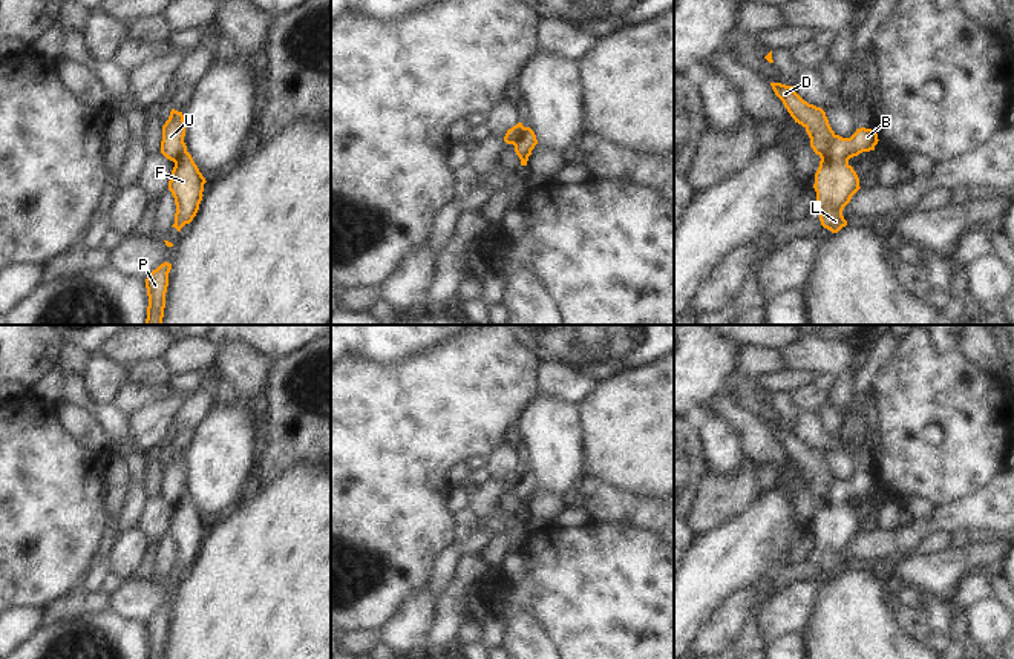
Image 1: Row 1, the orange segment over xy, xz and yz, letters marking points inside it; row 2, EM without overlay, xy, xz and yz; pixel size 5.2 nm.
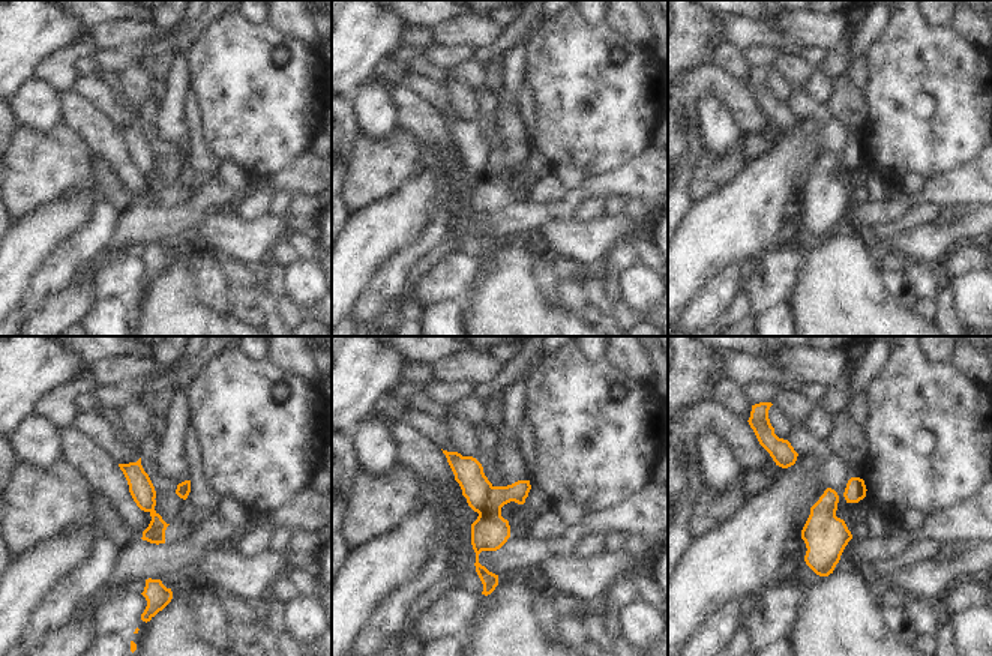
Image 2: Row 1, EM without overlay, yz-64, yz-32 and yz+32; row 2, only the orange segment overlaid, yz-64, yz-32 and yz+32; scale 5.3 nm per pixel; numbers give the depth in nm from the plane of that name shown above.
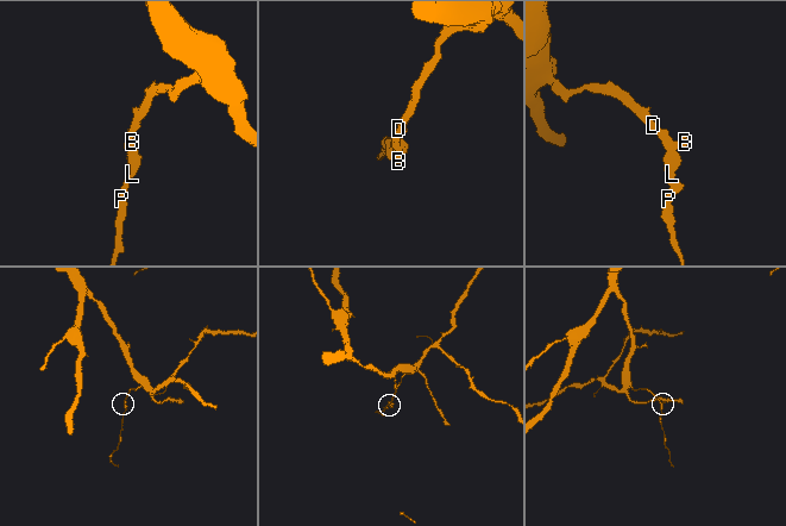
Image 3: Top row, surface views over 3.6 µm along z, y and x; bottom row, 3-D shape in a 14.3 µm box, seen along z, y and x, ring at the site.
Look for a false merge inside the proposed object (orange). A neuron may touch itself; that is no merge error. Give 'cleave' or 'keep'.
cleave

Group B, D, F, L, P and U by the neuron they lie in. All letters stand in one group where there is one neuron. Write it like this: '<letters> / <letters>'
B F L P / D U

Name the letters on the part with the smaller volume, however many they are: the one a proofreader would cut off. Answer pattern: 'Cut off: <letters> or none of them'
Cut off: B, F, L, P

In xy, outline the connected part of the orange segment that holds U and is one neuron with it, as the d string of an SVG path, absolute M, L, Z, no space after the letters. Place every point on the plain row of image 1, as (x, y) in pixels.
M172 452L168 463L162 469L161 497L173 506L187 493L184 486L185 470L182 455Z

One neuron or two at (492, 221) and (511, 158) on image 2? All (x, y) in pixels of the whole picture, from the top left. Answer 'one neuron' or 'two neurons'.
two neurons

